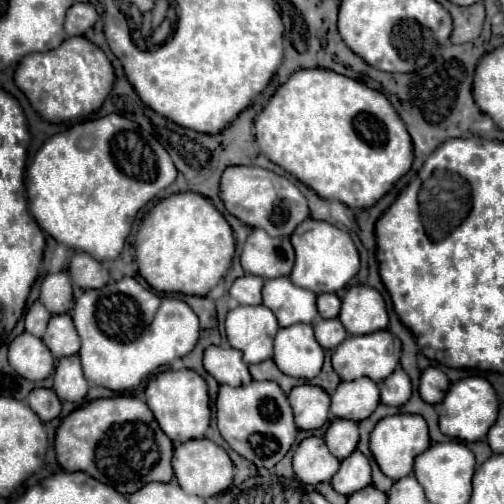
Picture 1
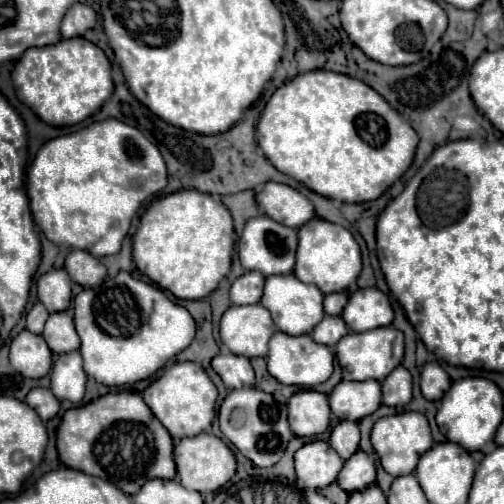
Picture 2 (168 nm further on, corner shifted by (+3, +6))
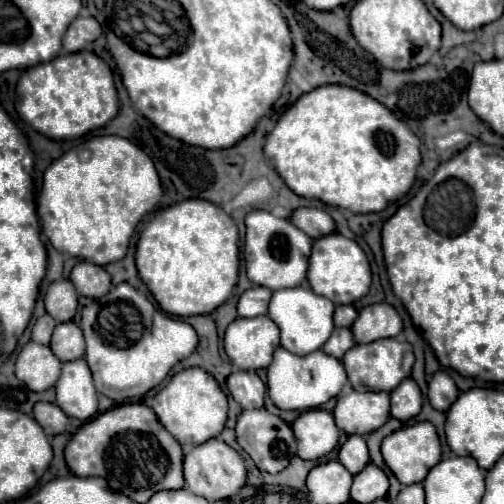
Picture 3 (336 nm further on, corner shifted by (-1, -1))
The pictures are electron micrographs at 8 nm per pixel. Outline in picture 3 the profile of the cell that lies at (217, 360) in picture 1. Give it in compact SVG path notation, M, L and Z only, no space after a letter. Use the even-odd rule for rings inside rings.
M254 370L232 372L228 376L228 390L230 390L232 398L244 410L246 408L264 408L266 386L264 386L264 382L258 378L258 374Z

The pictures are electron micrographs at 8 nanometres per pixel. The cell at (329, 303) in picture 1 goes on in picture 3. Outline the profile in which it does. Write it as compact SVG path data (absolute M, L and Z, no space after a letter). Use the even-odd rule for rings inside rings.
M336 306L336 312L334 312L334 322L336 326L344 326L344 328L350 328L356 320L358 312L354 306Z

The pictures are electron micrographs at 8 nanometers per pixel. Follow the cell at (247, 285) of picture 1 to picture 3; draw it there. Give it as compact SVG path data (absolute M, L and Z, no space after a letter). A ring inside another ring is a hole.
M262 286L246 290L238 300L238 316L262 316L268 312L272 292Z

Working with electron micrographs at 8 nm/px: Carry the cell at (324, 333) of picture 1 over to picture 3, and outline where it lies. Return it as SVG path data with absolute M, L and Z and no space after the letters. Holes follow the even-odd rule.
M334 328L330 340L324 344L324 352L342 360L342 356L354 346L354 336L352 336L352 330L350 328Z

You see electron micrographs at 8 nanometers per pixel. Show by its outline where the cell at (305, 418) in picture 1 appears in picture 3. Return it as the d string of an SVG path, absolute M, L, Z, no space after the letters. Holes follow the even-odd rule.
M306 410L292 424L298 442L298 456L302 460L318 460L330 454L338 444L338 428L334 416L326 410Z

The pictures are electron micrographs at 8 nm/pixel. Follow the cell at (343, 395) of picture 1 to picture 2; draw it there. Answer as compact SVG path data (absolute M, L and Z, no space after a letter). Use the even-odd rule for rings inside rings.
M340 381L330 393L330 409L338 419L360 421L382 403L378 381Z

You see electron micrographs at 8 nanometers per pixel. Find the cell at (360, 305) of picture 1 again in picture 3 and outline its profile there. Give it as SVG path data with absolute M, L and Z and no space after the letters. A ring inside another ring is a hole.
M382 302L372 304L360 310L354 326L352 326L354 338L358 344L370 344L370 340L382 340L382 338L394 338L402 332L402 320L398 312Z

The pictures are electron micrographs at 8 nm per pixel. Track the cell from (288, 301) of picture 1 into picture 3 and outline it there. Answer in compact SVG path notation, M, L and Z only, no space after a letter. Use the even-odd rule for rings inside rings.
M294 286L282 288L272 294L268 316L278 324L280 330L280 346L296 356L306 356L314 350L320 350L322 344L330 338L334 330L334 304L324 296L318 296L310 286Z

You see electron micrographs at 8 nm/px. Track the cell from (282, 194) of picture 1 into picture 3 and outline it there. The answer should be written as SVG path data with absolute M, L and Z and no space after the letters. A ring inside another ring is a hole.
M298 208L292 214L292 224L302 228L302 232L306 232L314 240L336 230L332 216L320 208Z

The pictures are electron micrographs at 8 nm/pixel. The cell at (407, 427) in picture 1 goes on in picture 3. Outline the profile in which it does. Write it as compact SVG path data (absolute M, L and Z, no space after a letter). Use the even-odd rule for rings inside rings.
M416 422L412 426L404 426L404 428L396 430L394 434L384 438L382 456L388 464L388 468L394 472L394 476L402 484L422 482L426 478L426 472L430 472L430 468L434 468L434 464L438 464L438 460L442 458L442 448L440 448L436 428L430 422Z

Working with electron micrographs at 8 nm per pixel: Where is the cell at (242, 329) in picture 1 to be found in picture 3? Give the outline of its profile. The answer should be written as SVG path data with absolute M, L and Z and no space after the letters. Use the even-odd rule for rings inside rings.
M256 316L256 318L236 318L228 328L224 336L224 350L228 358L240 368L240 370L260 370L268 368L272 360L272 352L280 346L278 326L268 316Z

